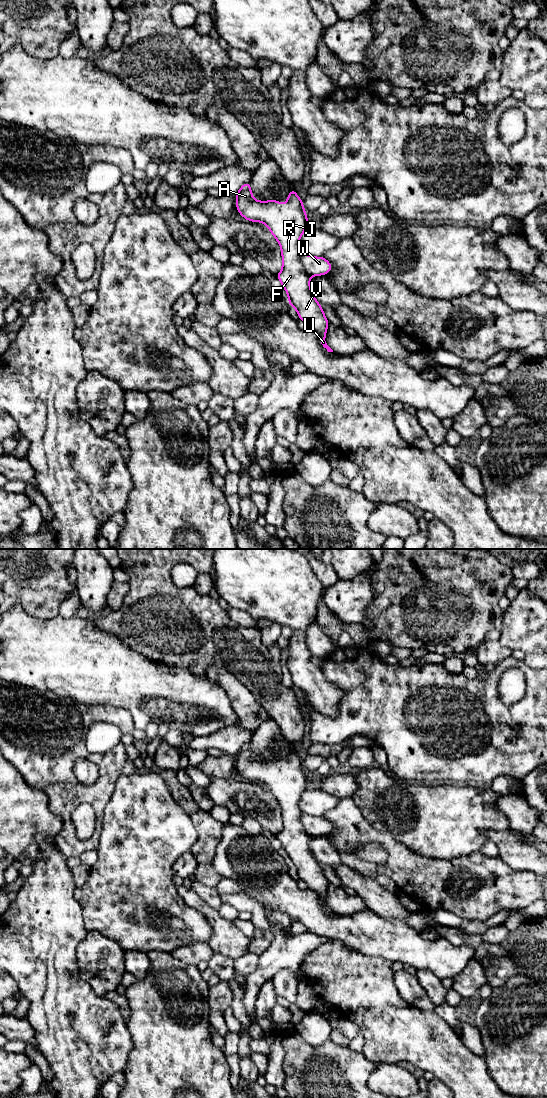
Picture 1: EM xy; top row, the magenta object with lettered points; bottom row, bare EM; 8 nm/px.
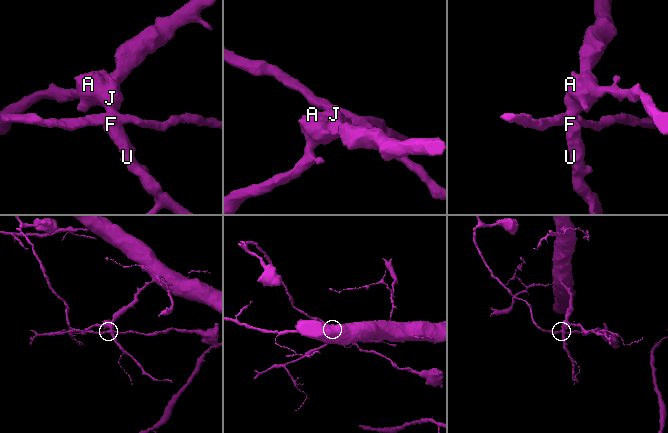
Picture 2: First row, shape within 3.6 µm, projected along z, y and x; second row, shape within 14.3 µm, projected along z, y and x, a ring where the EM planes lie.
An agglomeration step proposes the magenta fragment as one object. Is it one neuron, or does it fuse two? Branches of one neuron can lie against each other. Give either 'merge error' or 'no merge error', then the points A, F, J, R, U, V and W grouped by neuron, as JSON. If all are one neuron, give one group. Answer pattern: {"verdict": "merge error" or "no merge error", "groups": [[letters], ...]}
{"verdict": "merge error", "groups": [["A", "F", "J", "R", "U", "V"], ["W"]]}

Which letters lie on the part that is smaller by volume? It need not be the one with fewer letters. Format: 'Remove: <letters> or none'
Remove: W

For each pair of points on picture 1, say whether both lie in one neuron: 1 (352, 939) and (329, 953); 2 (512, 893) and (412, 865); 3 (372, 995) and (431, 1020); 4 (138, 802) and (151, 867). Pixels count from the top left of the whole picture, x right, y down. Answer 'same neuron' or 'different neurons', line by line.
1: different neurons
2: same neuron
3: same neuron
4: same neuron

